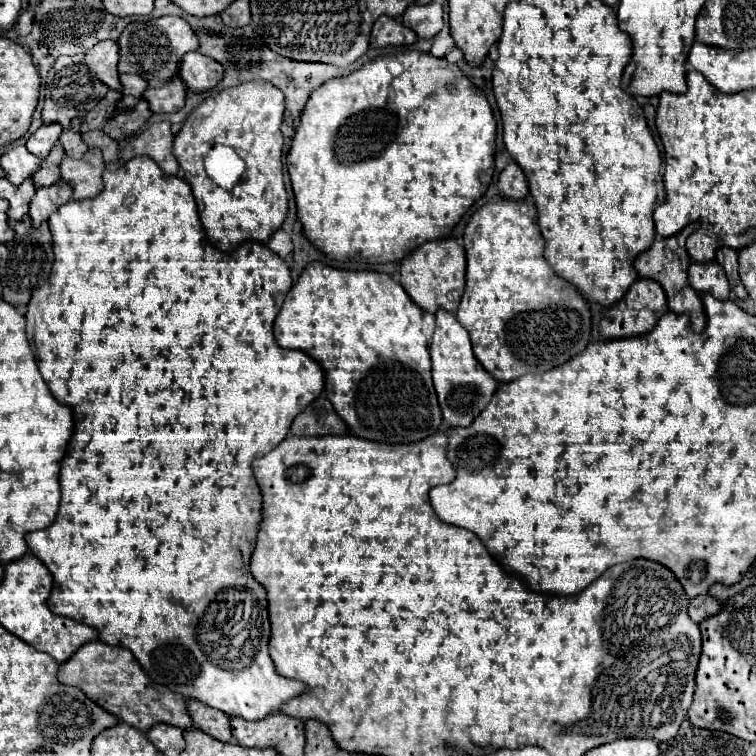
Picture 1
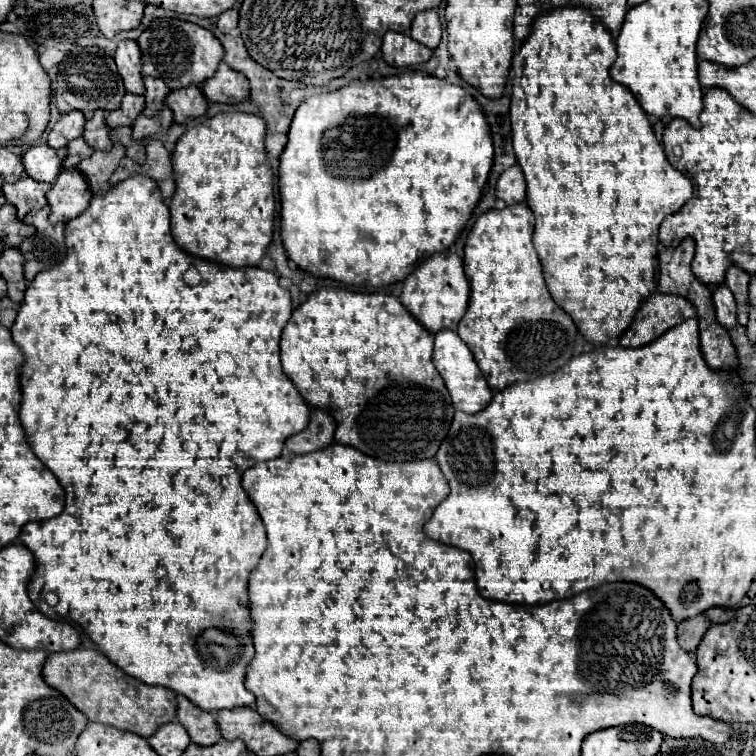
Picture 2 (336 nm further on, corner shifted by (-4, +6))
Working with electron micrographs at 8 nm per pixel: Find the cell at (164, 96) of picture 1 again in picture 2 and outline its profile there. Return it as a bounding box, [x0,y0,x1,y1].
[167,85,207,123]

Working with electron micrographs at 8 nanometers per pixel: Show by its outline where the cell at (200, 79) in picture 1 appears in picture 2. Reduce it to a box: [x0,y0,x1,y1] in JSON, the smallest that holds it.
[201,63,249,103]

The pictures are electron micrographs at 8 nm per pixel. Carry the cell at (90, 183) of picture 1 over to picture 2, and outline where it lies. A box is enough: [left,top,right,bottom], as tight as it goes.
[79,143,125,193]

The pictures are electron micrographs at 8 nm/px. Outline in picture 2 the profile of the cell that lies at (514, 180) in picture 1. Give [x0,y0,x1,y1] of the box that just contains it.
[497,165,525,205]

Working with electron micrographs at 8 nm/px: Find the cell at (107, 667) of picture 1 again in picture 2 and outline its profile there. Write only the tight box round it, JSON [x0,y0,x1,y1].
[43,647,177,737]

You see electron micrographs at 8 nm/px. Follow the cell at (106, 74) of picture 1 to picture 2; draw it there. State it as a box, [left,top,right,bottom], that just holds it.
[115,41,145,95]

